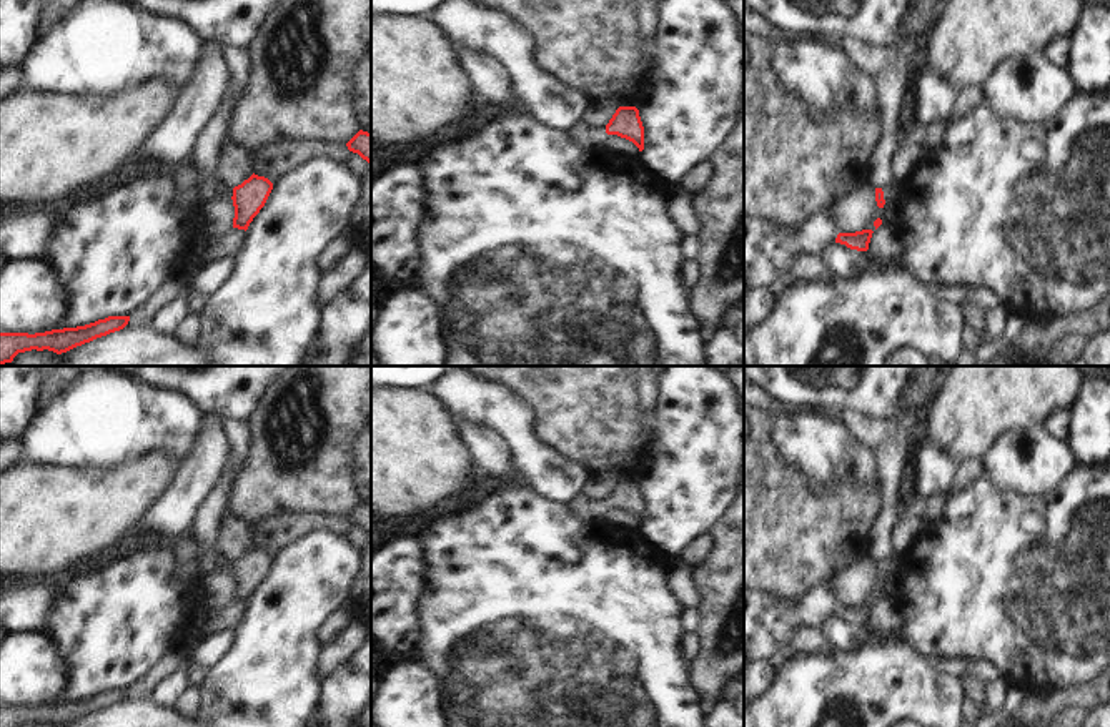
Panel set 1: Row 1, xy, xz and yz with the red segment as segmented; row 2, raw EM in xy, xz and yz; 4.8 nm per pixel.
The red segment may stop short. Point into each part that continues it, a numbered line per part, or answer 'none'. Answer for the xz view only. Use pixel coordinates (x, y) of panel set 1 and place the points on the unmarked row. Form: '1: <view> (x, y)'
1: xz (588, 509)

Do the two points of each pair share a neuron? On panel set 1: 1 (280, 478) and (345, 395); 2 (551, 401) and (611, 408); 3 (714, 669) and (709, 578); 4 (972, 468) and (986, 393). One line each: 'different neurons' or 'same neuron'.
1: same neuron
2: same neuron
3: same neuron
4: different neurons

